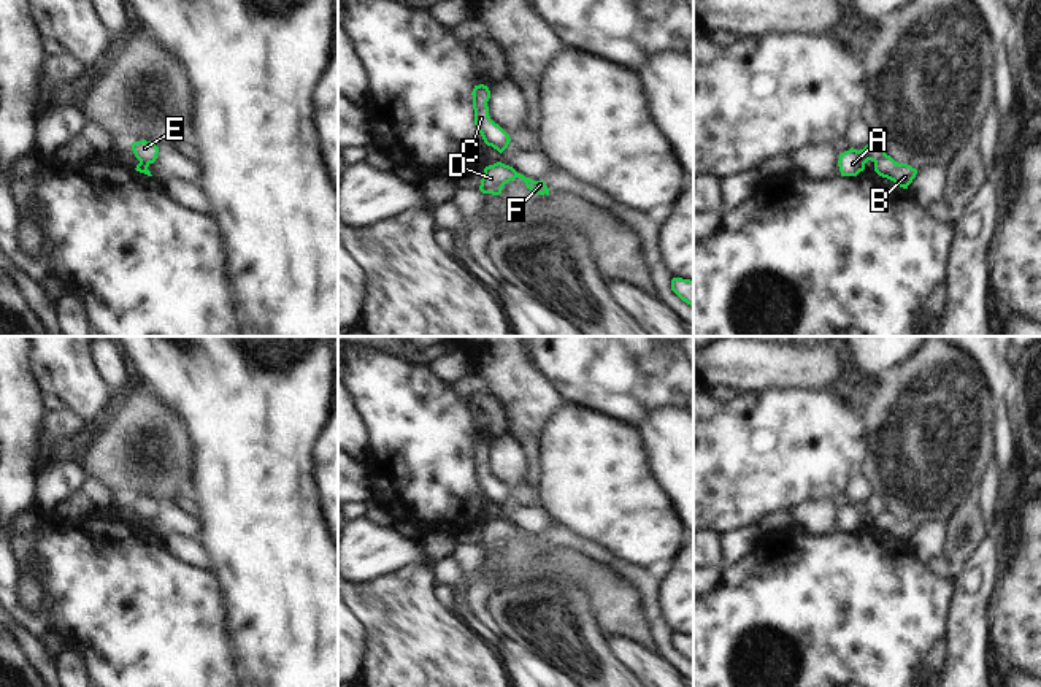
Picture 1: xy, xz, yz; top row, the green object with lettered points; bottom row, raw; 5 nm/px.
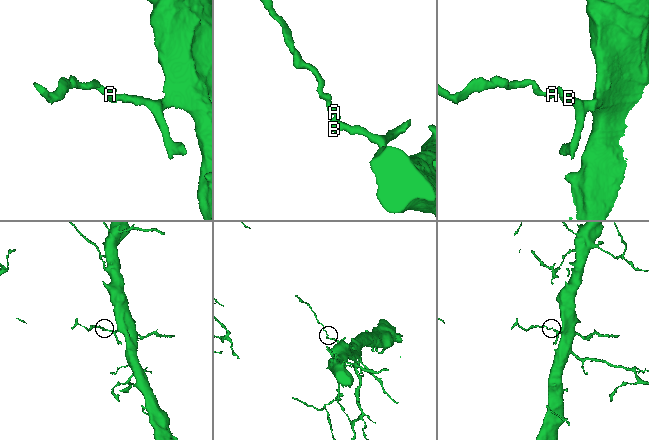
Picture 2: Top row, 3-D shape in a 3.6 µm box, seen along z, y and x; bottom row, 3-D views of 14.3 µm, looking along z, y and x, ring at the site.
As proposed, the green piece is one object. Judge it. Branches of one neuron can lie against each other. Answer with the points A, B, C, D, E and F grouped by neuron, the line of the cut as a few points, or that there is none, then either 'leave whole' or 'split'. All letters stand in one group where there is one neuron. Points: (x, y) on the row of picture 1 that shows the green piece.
A C E / B D F; cut in yz along (886, 154), (875, 164); split

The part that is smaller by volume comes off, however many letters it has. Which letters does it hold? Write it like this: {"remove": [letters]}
{"remove": ["A", "C", "E"]}

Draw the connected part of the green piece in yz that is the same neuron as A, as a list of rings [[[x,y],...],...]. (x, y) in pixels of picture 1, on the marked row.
[[[874,138],[860,151],[851,148],[849,151],[839,154],[838,167],[841,176],[857,176],[865,170],[865,163],[868,160],[876,163],[884,155],[884,146]]]

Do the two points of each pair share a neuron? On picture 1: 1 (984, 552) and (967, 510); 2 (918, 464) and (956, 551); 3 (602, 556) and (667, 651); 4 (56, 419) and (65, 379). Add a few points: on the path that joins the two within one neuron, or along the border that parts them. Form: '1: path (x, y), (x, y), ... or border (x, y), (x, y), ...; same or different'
1: border (994, 535), (979, 544), (960, 573); different
2: border (970, 494), (946, 522); different
3: path (629, 571), (649, 592), (656, 624); same
4: border (65, 406), (84, 422); different

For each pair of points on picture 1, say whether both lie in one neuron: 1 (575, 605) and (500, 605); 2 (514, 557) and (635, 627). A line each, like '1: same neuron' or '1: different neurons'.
1: same neuron
2: same neuron

